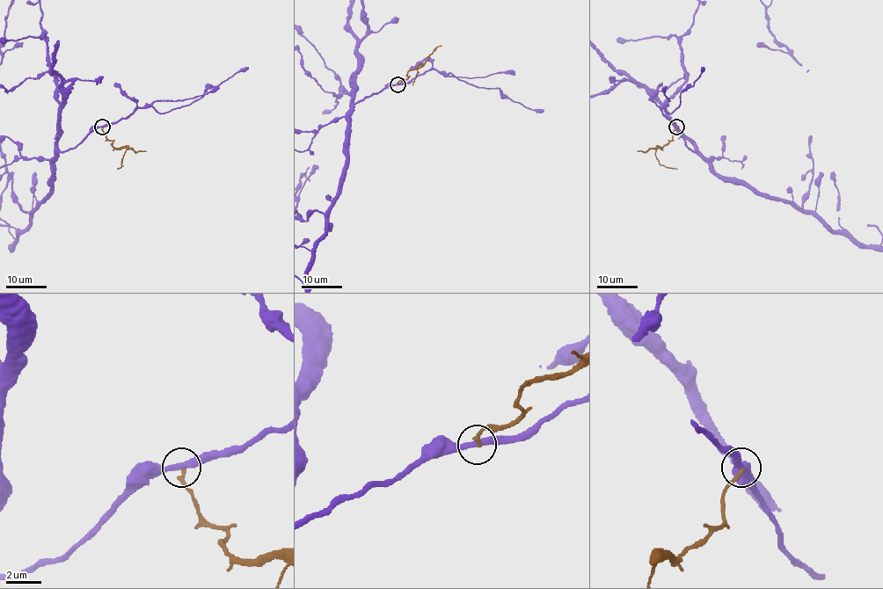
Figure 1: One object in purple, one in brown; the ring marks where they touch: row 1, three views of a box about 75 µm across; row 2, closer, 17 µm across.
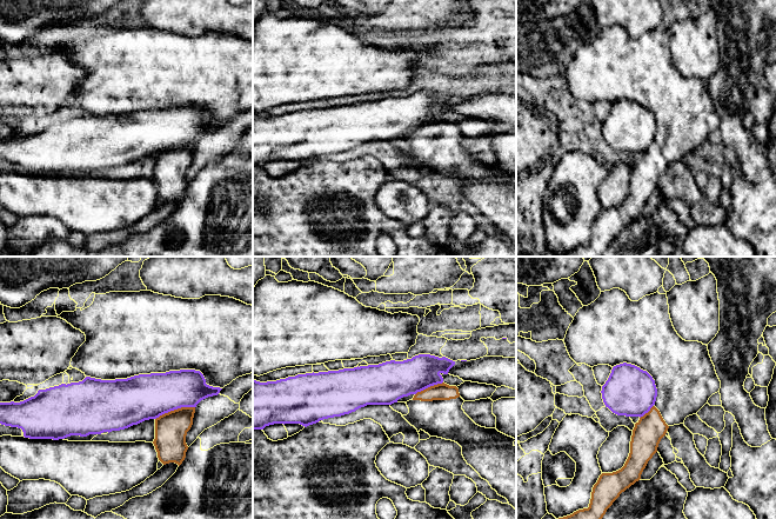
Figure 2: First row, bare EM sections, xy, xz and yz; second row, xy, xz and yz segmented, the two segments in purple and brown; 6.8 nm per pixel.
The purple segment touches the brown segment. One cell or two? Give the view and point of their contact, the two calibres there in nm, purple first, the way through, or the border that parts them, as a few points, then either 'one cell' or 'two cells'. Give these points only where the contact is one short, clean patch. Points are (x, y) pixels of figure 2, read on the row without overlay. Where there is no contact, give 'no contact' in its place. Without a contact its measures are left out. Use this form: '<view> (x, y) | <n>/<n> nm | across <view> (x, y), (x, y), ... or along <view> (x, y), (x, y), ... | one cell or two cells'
xy (174, 145) | 320/220 nm | along xy (194, 142), (181, 142), (165, 148), (155, 155) | two cells

